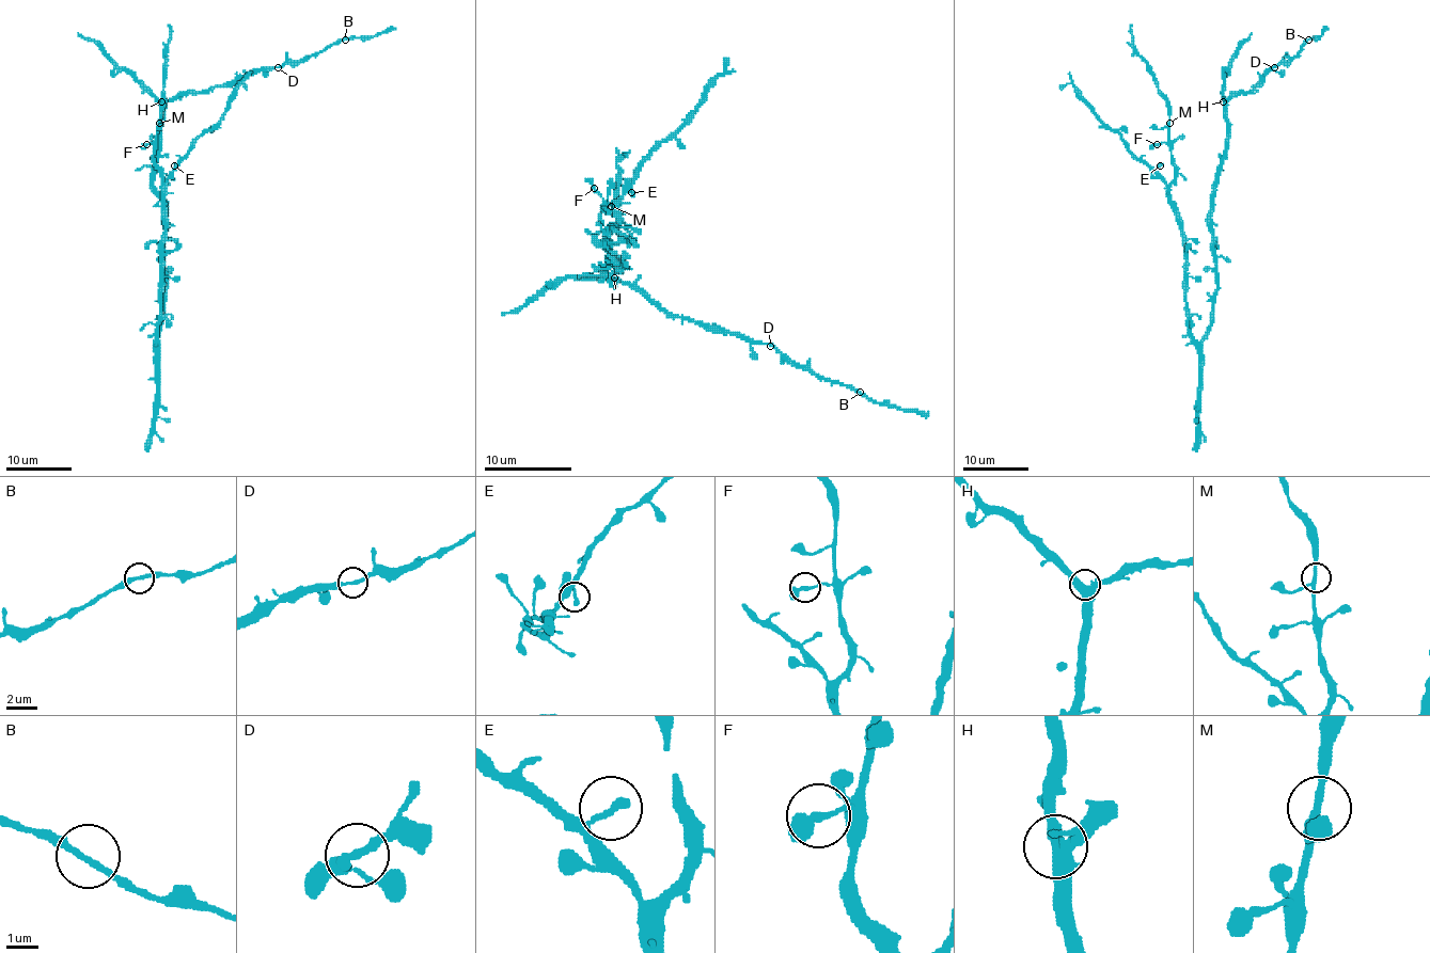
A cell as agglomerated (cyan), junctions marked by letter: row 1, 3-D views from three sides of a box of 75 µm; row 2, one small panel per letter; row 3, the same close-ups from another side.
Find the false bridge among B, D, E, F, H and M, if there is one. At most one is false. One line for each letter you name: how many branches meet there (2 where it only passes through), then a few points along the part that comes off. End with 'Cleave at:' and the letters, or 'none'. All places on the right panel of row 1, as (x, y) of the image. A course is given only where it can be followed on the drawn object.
Cleave at: none

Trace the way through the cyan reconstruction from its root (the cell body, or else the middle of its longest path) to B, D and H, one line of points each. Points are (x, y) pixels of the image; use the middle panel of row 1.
B: (618, 265), (614, 260), (603, 271), (614, 282), (633, 284), (669, 313), (772, 344), (791, 361), (860, 392)
D: (618, 265), (618, 260), (614, 260), (603, 271), (614, 282), (633, 284), (669, 313), (770, 346)
H: (618, 265), (618, 260), (614, 260), (603, 269), (614, 282), (614, 278)

